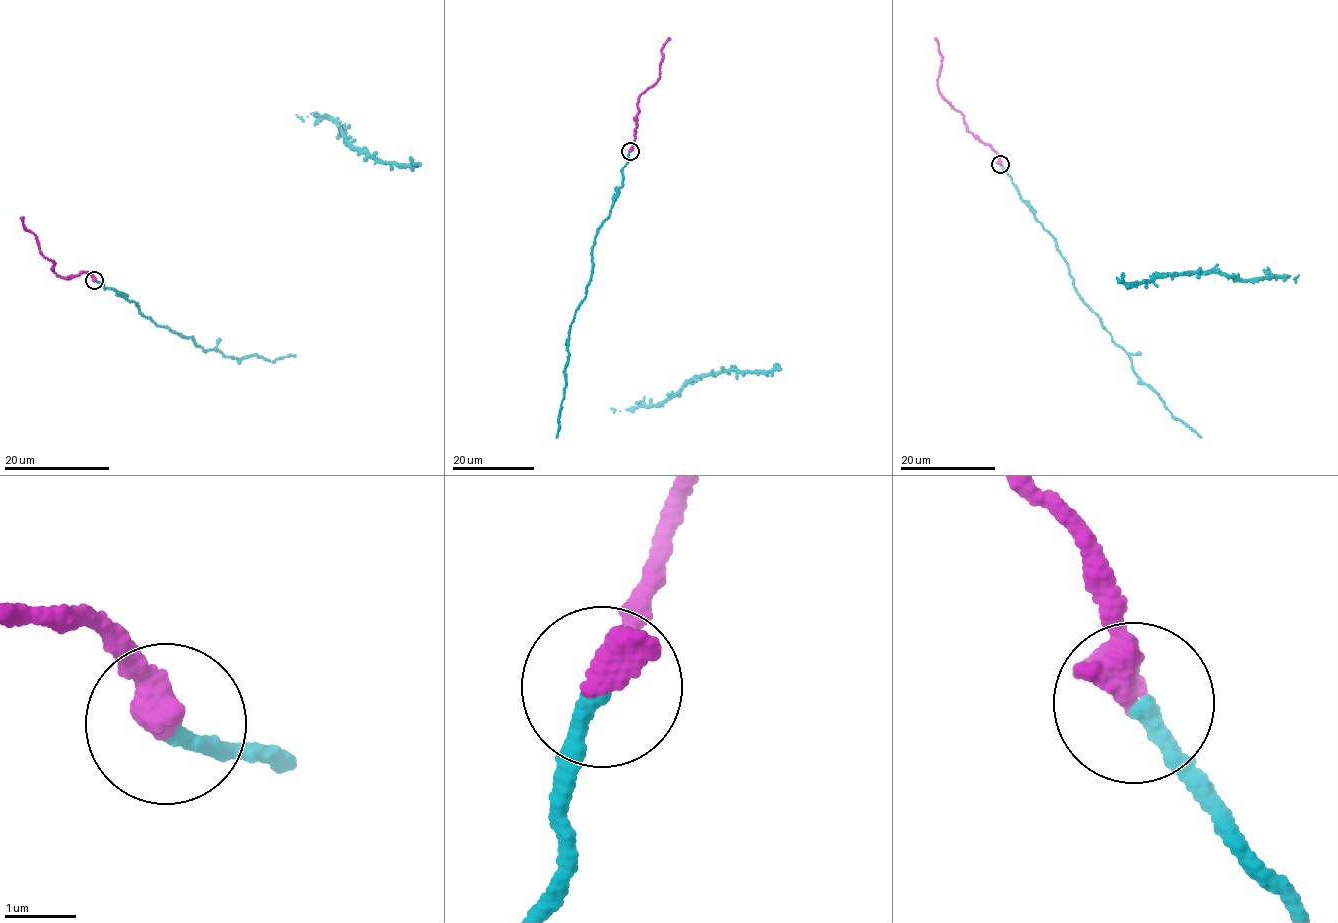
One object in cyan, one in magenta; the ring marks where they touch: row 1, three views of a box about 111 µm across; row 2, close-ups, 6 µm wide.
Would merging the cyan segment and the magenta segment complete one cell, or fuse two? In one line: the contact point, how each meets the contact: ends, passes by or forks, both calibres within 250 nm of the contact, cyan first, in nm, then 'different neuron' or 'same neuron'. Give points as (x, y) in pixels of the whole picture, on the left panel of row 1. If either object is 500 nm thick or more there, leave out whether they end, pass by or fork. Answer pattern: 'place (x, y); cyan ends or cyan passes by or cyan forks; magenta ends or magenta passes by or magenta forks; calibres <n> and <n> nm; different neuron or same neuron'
place (94, 280); calibres 240 and 500 nm; same neuron

